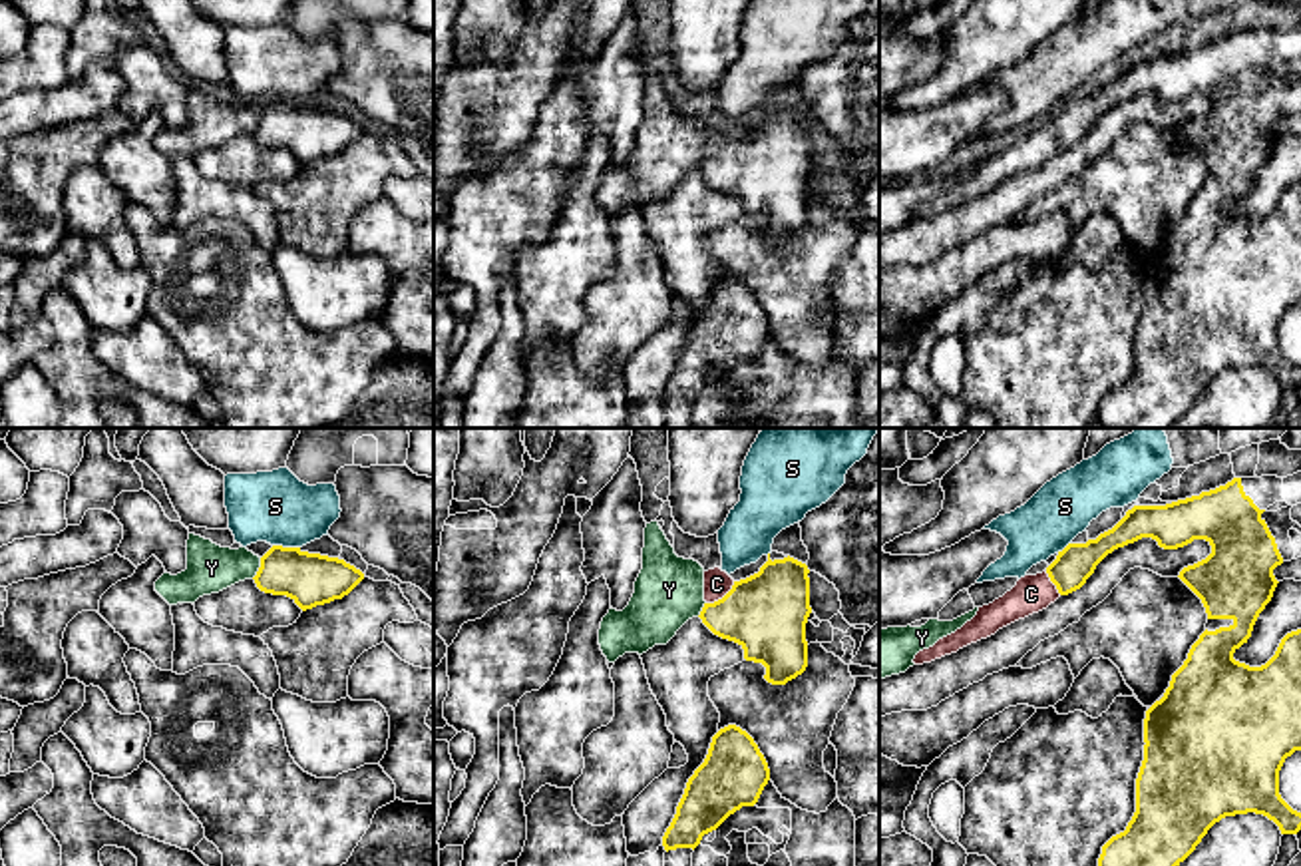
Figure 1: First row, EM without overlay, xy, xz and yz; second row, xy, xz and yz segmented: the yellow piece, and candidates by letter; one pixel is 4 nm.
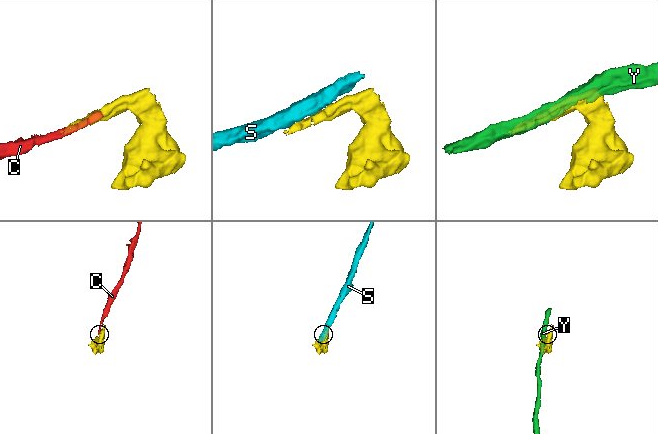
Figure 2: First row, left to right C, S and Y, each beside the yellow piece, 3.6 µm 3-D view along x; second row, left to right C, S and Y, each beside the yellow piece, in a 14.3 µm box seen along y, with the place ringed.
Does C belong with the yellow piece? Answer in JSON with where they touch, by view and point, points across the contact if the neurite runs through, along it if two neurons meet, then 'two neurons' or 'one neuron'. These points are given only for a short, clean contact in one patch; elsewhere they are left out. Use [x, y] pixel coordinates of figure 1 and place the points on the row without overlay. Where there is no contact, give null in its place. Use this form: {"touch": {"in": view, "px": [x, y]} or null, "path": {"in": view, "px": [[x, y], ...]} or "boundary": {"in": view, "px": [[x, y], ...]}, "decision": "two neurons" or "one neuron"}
{"touch": {"in": "xz", "px": [723, 152]}, "decision": "one neuron"}

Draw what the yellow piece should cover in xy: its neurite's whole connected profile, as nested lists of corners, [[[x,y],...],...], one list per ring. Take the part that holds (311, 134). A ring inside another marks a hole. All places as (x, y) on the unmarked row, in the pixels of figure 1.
[[[273,100],[261,111],[253,133],[261,145],[286,149],[306,165],[342,153],[364,133],[364,127],[338,111]]]

